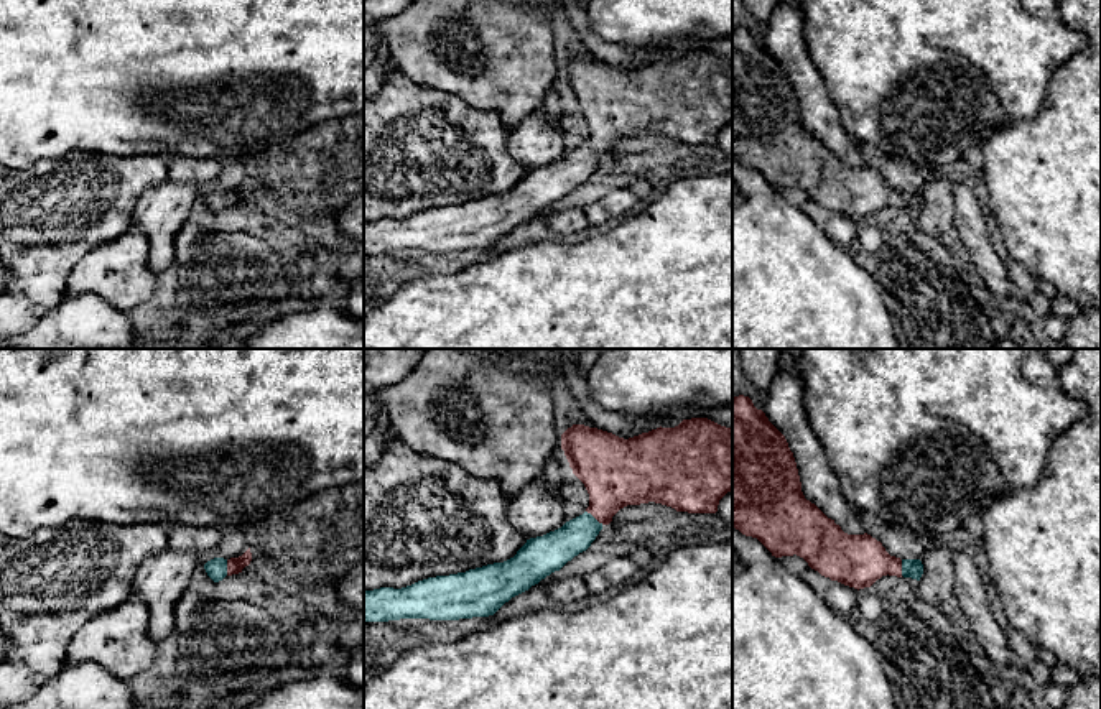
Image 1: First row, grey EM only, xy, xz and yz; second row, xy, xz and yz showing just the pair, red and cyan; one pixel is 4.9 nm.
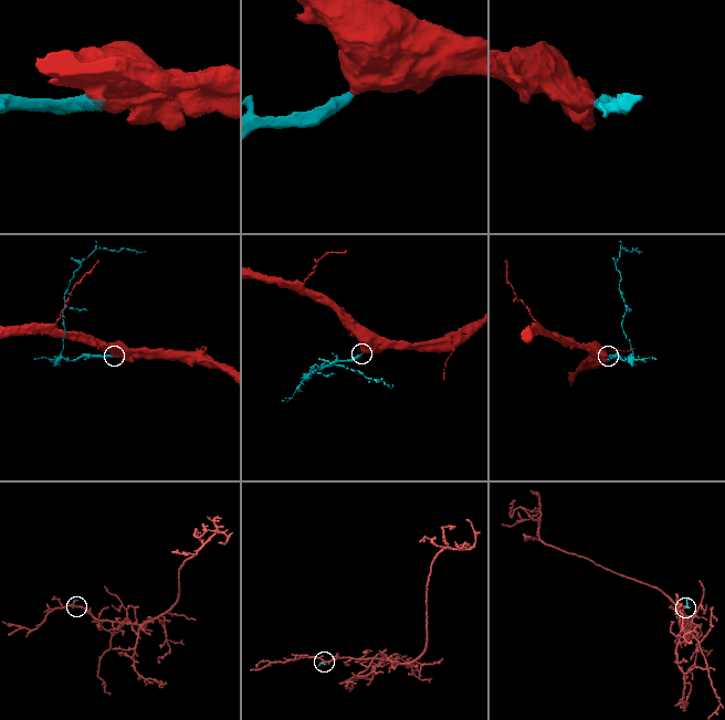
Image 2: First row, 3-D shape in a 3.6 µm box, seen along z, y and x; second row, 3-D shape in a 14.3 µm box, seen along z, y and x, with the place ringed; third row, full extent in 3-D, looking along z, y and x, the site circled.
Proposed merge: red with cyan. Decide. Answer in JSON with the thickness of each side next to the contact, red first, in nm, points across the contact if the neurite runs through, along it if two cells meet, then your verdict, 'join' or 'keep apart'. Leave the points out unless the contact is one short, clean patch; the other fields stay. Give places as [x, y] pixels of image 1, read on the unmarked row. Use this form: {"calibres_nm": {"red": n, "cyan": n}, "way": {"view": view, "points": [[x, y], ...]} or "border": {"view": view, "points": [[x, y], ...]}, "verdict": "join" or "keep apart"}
{"calibres_nm": {"red": 340, "cyan": 170}, "way": {"view": "xz", "points": [[616, 104], [604, 135], [594, 148], [575, 168], [555, 180]]}, "verdict": "join"}

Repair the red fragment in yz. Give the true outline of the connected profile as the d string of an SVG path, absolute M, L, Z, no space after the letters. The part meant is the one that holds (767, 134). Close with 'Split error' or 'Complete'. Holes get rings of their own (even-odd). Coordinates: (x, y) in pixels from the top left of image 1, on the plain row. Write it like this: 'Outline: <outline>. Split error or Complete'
Outline: M749 28L732 30L732 160L757 169L775 189L800 188L821 207L854 220L871 219L882 207L920 212L920 191L890 188L871 166L848 166L805 130L793 84L785 67Z. Split error

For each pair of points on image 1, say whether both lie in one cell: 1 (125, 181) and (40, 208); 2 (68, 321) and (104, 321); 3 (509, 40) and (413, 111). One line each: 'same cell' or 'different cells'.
1: same cell
2: same cell
3: different cells

